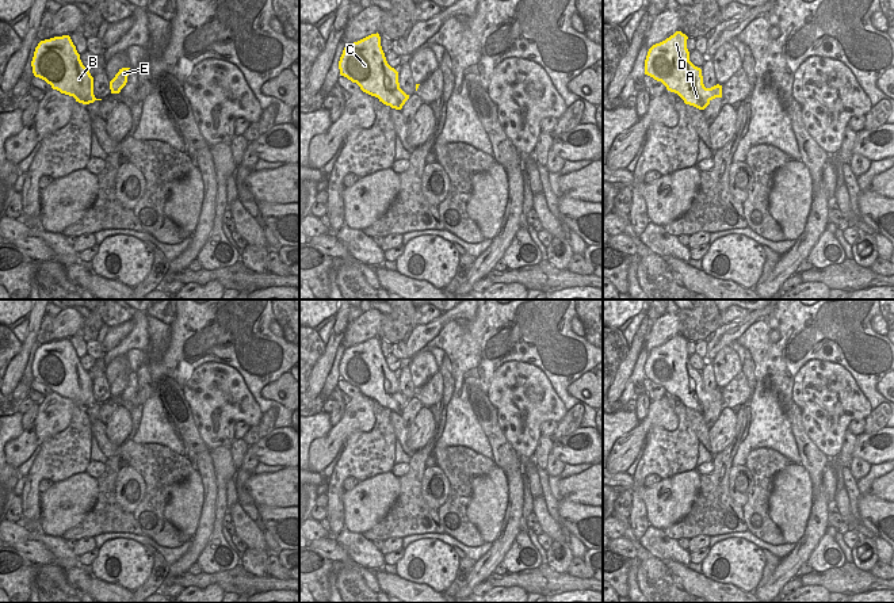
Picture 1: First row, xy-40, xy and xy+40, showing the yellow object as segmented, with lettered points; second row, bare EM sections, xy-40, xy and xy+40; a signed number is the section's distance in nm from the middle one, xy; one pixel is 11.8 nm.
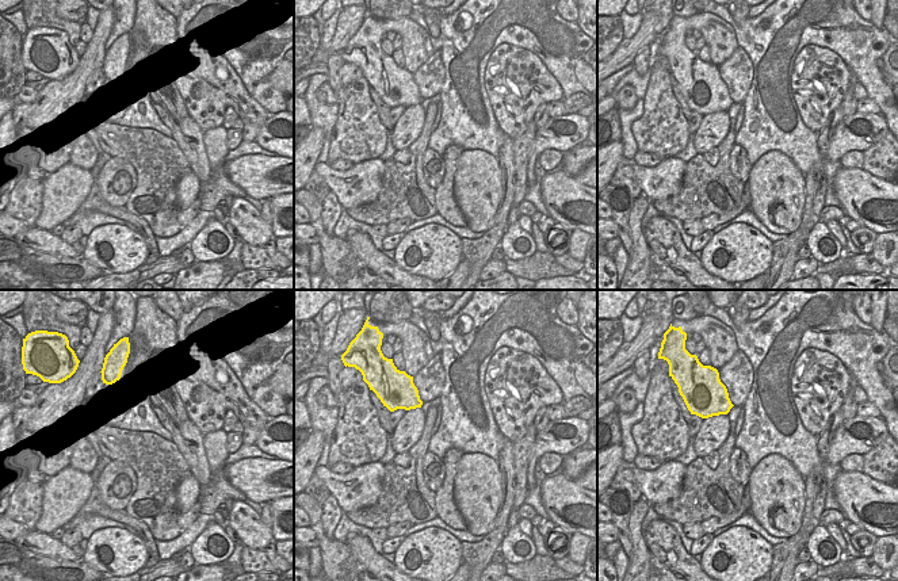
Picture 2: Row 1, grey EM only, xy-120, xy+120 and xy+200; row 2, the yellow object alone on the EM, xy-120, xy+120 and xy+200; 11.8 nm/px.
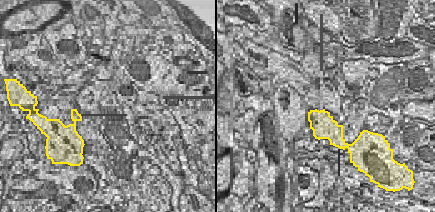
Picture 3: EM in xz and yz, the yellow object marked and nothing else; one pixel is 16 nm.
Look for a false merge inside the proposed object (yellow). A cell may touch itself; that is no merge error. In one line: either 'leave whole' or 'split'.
leave whole

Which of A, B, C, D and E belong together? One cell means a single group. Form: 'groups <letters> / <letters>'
groups A B C D E

